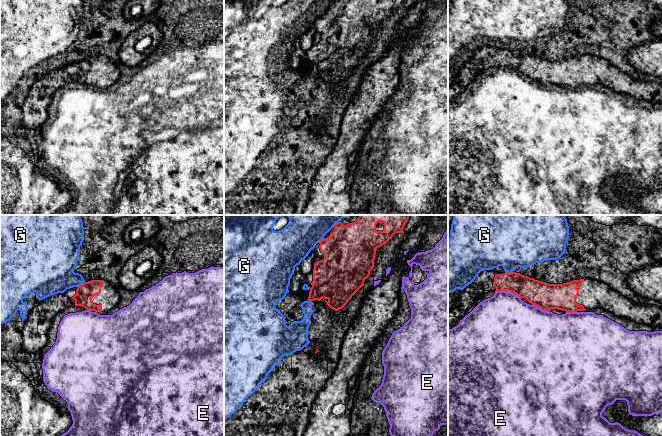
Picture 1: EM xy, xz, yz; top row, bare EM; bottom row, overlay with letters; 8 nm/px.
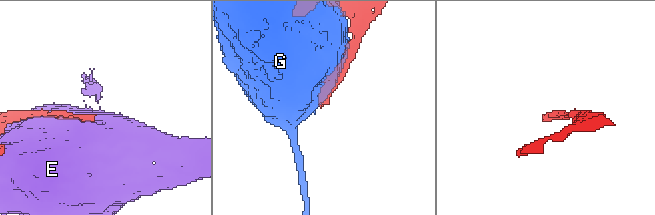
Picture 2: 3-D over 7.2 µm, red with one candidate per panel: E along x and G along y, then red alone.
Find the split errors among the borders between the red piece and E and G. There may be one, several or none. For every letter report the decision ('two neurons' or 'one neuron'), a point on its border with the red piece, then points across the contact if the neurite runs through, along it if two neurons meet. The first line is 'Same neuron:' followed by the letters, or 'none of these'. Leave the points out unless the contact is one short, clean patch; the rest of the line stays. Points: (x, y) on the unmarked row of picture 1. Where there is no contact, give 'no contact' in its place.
Same neuron: none of these
E: two neurons; contact yz (508, 66)
G: two neurons; contact xy (82, 60)

